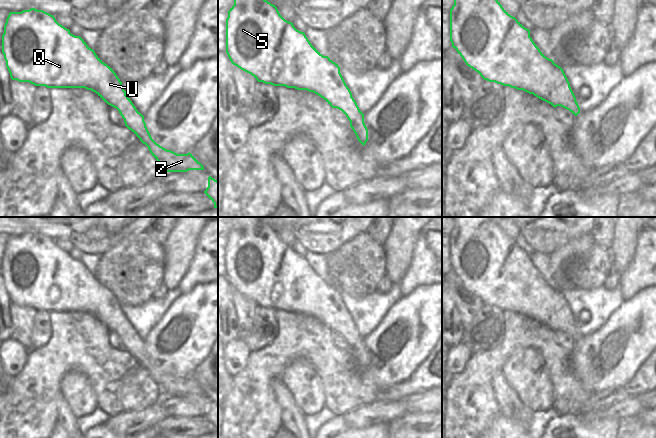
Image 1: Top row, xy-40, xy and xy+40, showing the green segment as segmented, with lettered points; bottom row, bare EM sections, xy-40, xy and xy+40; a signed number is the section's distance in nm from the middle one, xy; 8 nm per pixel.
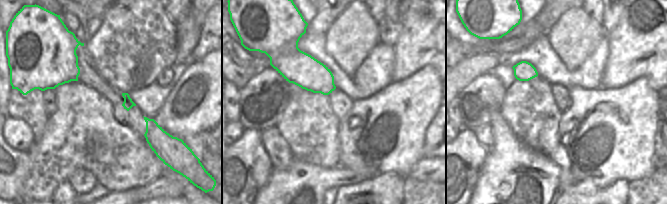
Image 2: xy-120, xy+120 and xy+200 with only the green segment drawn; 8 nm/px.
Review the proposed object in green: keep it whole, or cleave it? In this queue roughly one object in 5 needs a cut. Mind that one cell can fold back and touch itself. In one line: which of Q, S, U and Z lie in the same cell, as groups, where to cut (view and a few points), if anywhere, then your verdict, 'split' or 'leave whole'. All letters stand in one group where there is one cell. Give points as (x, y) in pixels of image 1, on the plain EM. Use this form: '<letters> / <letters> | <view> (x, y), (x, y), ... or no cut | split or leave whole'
Q S U Z | no cut | leave whole

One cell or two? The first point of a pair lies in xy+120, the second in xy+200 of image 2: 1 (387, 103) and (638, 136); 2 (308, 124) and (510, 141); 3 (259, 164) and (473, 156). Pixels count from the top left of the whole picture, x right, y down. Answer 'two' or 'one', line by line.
1: one
2: two
3: one

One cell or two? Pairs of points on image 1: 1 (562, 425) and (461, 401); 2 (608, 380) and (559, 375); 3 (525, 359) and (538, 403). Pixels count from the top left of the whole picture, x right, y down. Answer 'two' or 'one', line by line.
1: two
2: two
3: one

